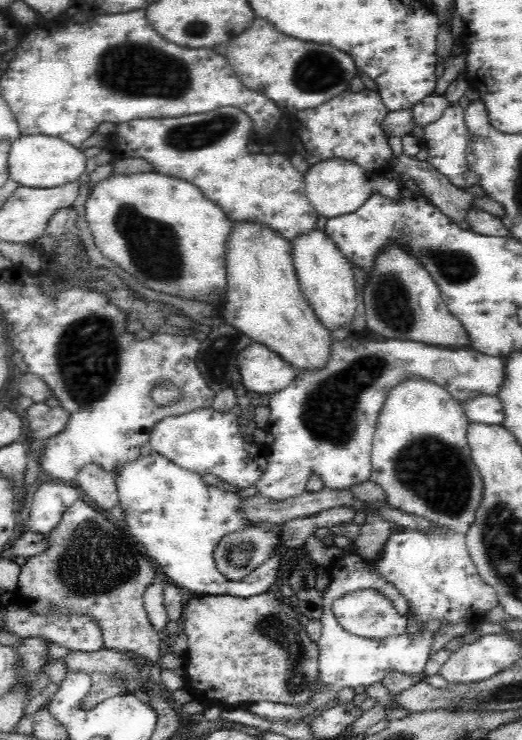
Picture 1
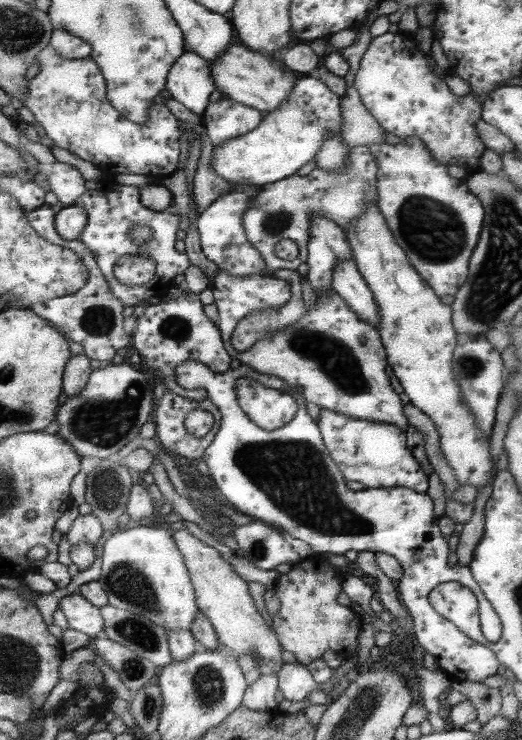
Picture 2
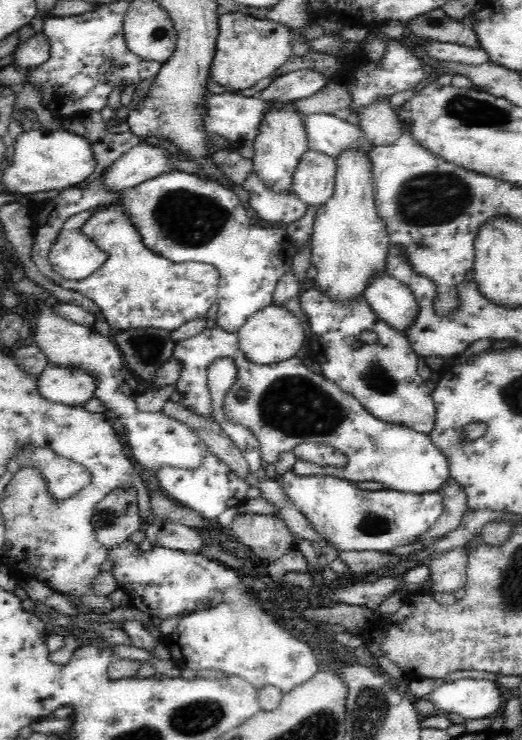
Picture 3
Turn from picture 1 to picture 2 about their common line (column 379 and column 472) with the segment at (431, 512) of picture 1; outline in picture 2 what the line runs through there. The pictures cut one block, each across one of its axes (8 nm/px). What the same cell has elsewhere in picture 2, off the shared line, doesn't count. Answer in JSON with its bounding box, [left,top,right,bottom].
[343,202,497,490]

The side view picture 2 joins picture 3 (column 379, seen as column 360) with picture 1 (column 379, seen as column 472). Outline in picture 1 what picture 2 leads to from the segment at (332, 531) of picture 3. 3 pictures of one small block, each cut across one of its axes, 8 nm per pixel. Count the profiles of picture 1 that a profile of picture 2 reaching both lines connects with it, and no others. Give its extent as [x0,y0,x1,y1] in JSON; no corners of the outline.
[248,554,432,722]

